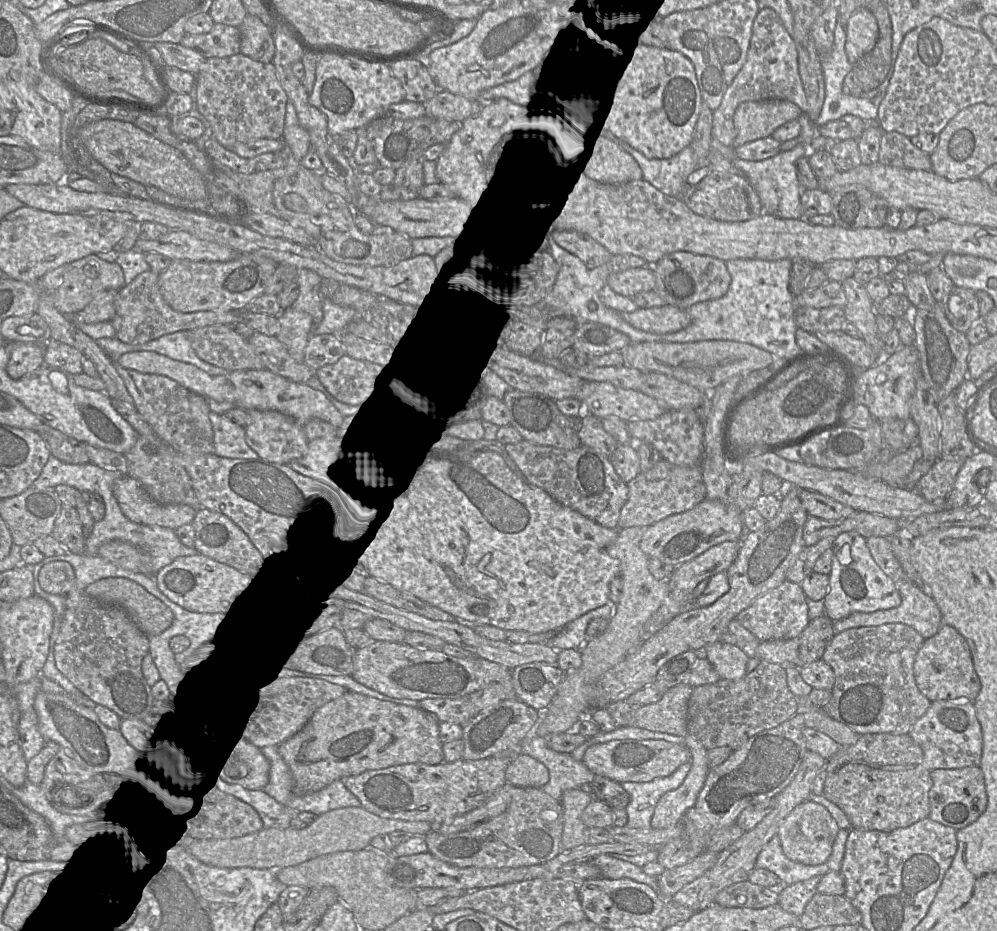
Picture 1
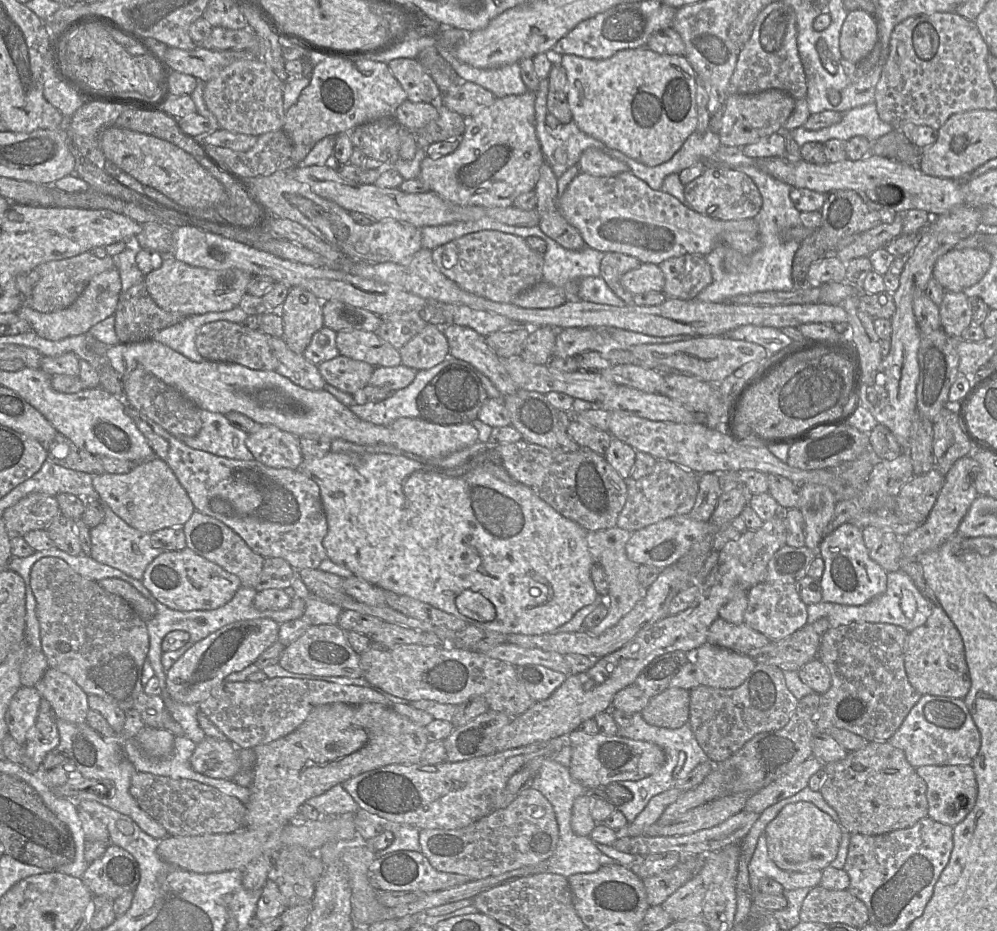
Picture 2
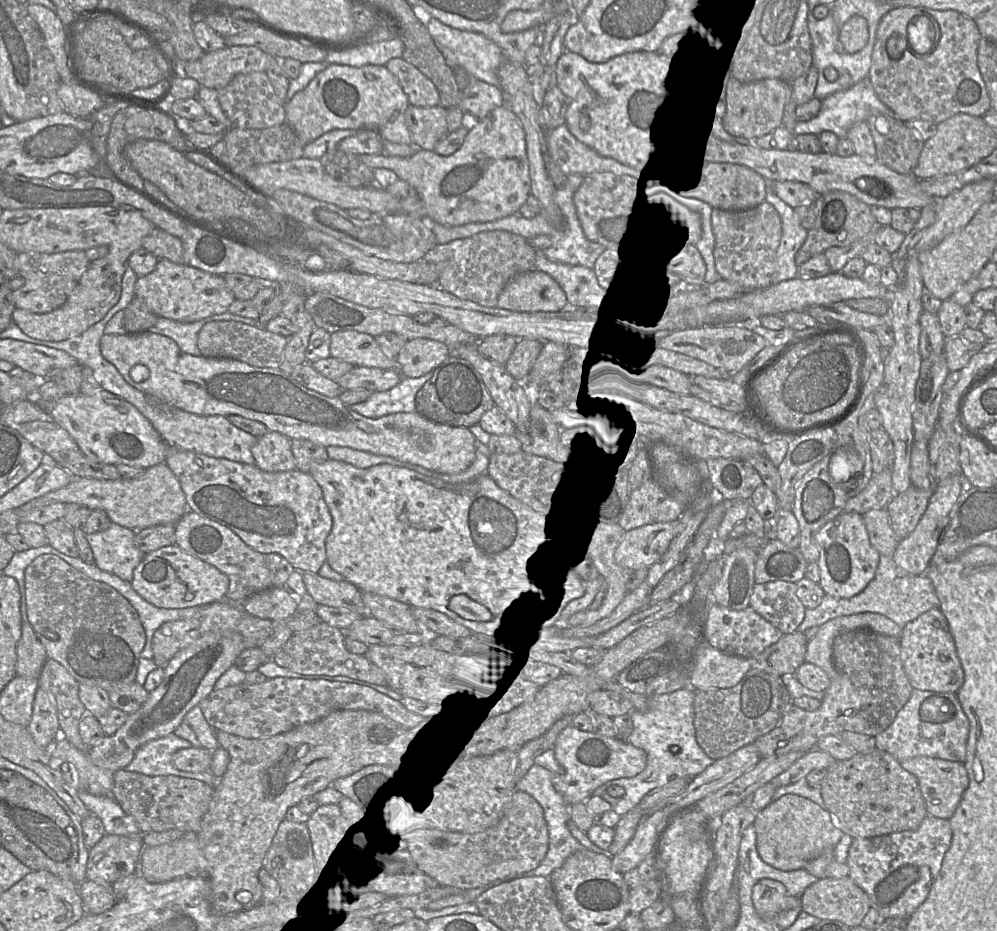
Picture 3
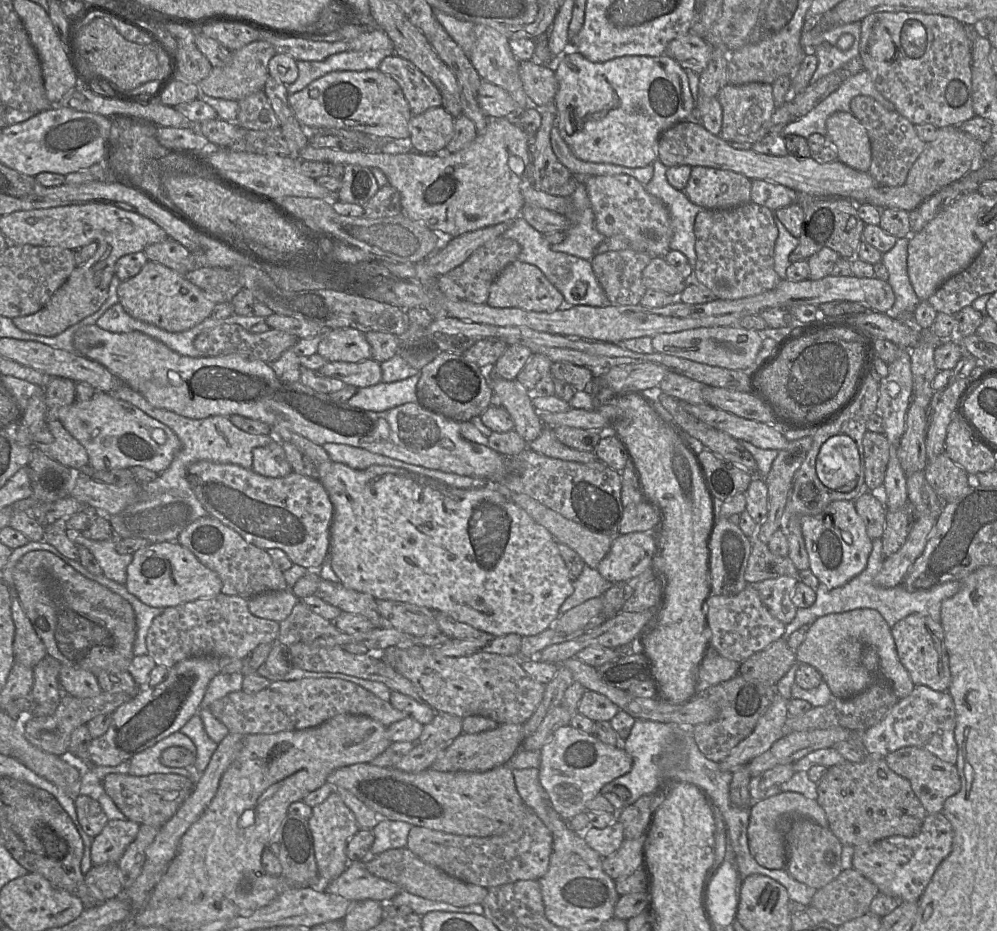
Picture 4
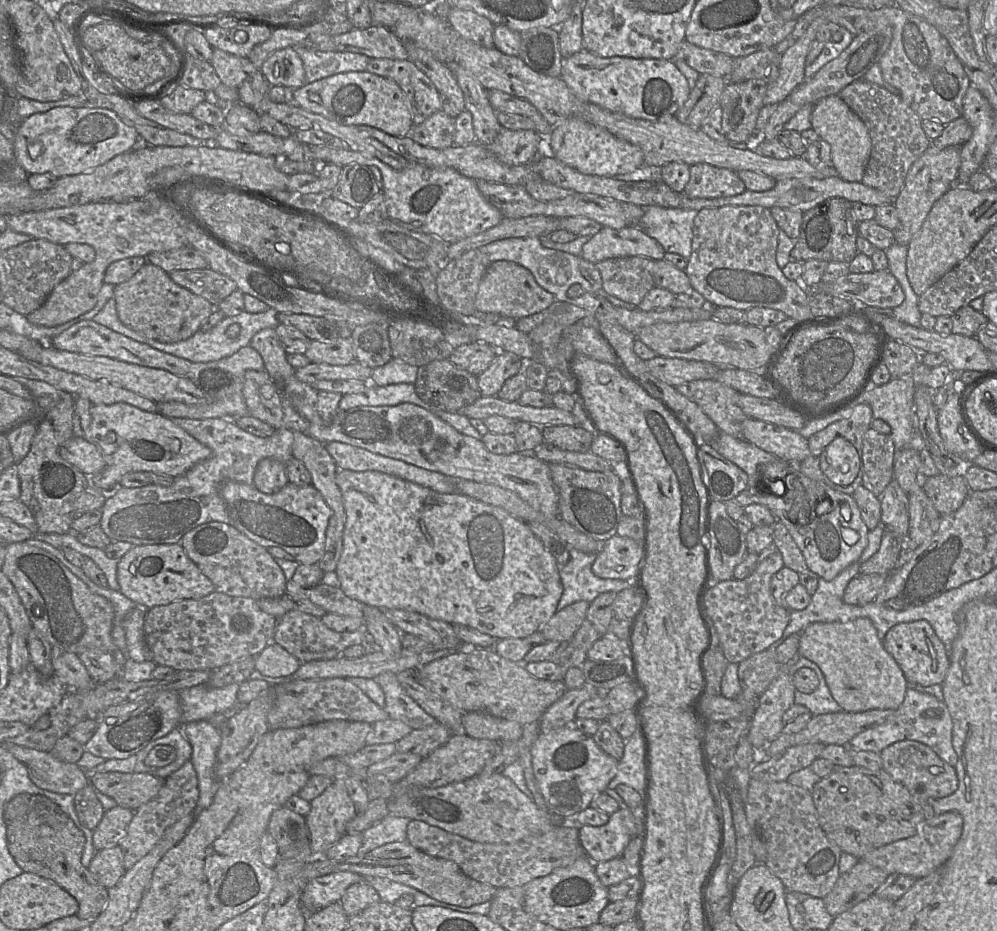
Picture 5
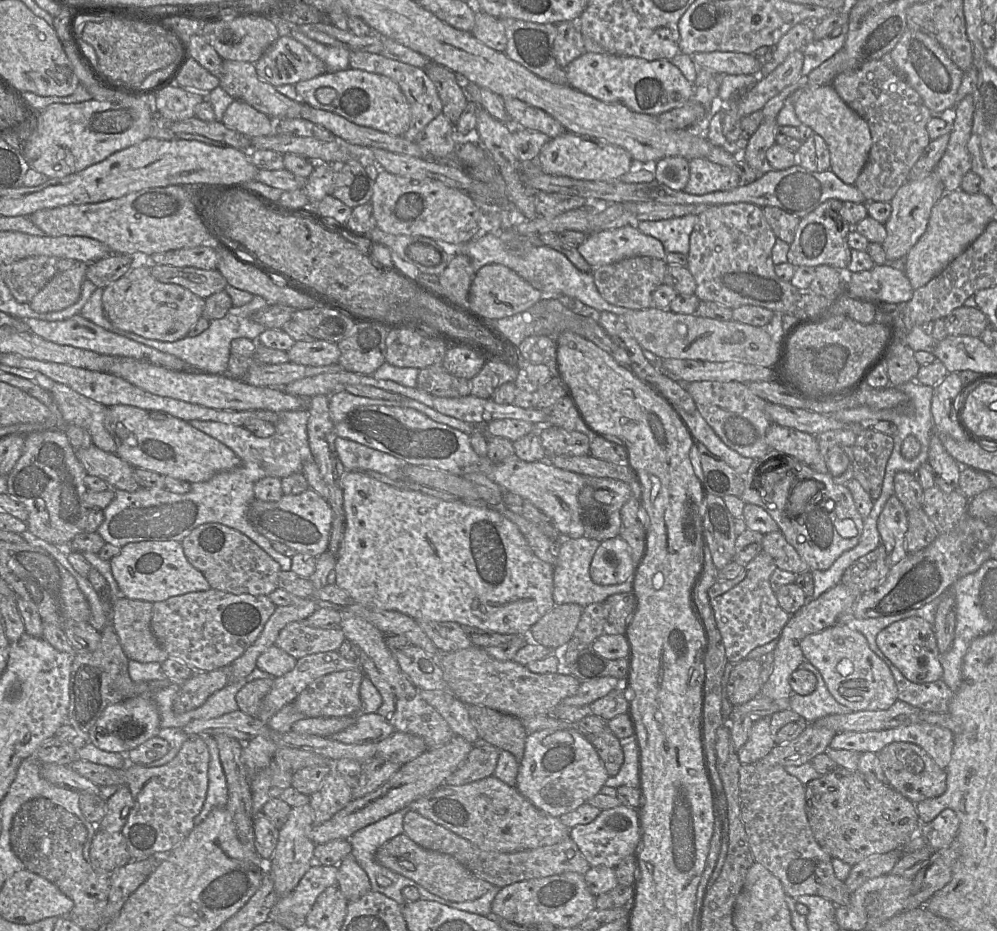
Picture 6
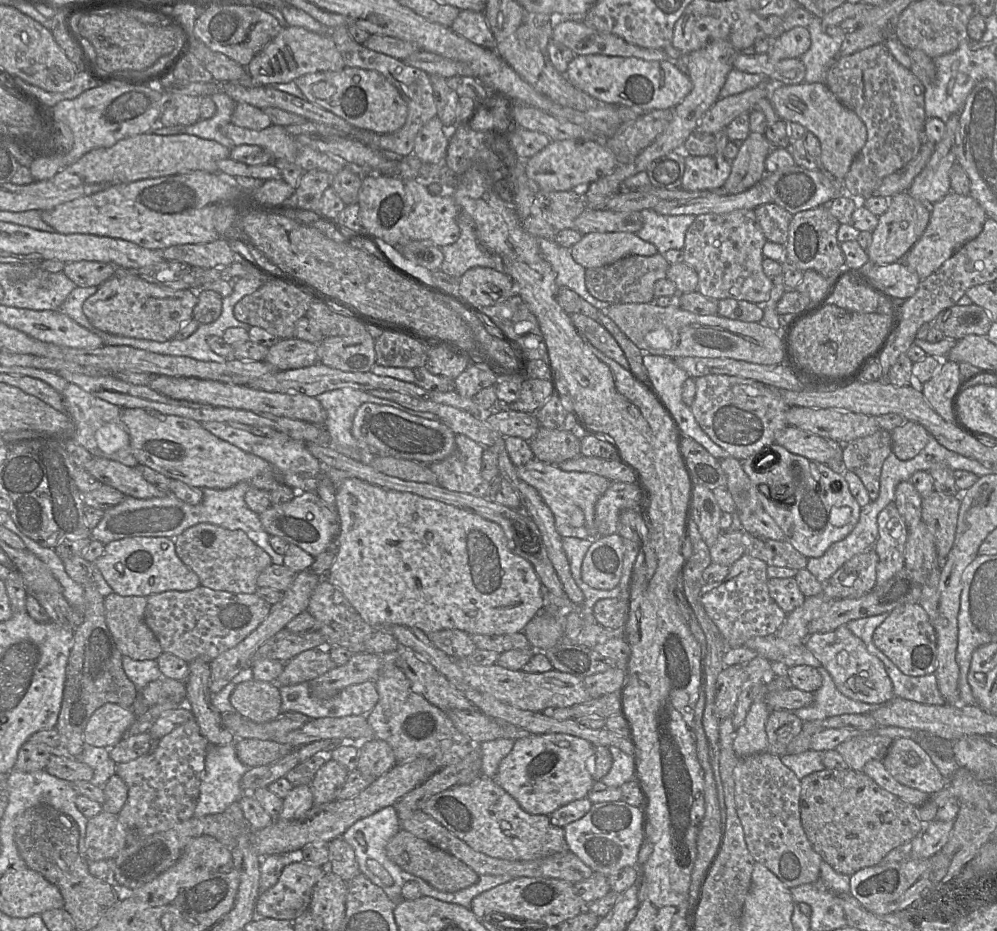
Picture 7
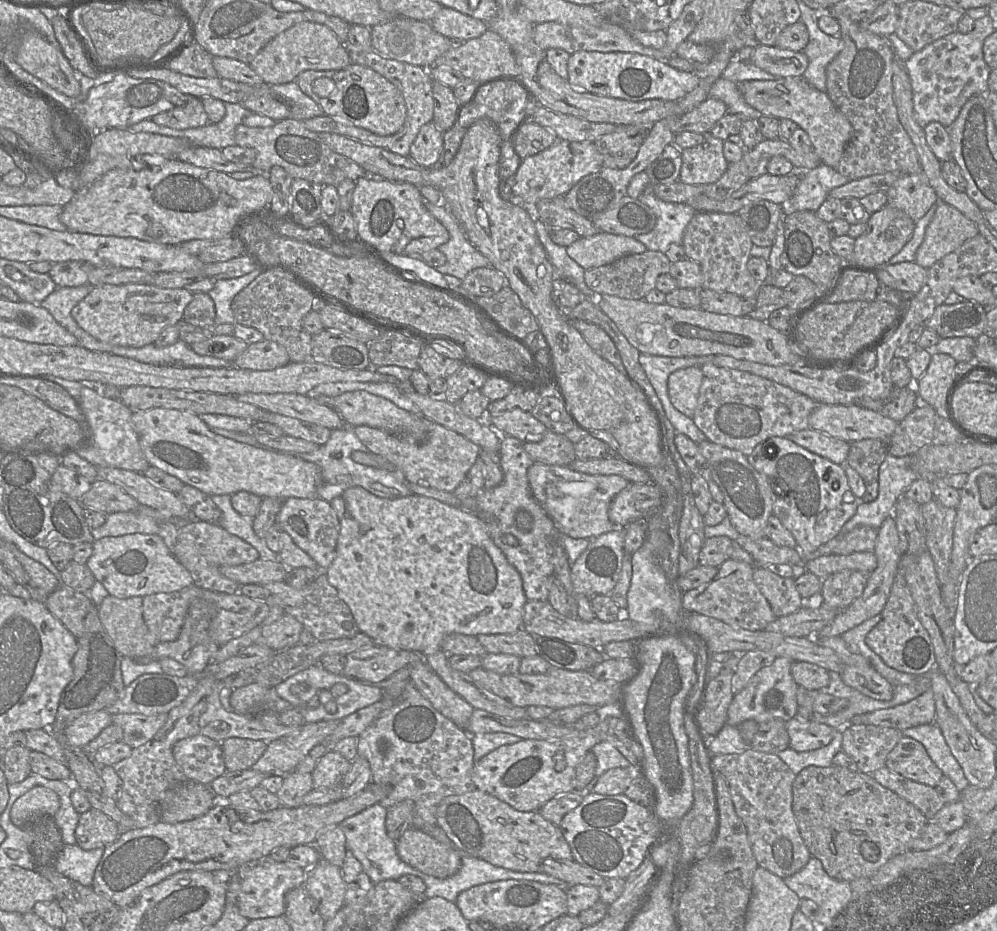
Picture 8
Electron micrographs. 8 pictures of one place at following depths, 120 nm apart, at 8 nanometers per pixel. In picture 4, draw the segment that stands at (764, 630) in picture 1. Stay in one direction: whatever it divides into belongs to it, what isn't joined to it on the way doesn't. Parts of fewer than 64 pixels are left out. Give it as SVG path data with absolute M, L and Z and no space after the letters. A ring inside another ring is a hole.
M780 576L752 585L771 615L787 625L795 618L798 609L792 602L798 581L799 579L795 577Z

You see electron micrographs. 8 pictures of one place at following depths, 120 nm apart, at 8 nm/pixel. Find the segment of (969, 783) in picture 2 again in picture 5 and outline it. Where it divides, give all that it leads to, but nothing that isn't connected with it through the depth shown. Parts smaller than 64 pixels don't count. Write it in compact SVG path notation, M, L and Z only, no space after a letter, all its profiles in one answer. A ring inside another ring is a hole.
M914 740L895 742L880 752L882 769L895 781L903 784L913 799L928 808L928 803L953 794L958 787L955 769L943 761L927 745Z

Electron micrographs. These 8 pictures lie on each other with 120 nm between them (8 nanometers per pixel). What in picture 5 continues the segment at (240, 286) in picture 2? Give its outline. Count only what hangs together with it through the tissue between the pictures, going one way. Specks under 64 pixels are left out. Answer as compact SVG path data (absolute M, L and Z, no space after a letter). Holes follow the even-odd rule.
M146 262L130 279L114 286L117 315L127 327L146 337L175 343L195 334L215 306L205 298L177 285L168 273Z

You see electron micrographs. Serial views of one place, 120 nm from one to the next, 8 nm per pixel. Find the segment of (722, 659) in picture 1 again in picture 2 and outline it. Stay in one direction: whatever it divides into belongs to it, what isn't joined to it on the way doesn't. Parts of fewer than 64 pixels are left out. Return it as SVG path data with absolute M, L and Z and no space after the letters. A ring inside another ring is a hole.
M706 643L696 655L701 671L701 685L731 689L740 686L753 671L755 660L744 654Z

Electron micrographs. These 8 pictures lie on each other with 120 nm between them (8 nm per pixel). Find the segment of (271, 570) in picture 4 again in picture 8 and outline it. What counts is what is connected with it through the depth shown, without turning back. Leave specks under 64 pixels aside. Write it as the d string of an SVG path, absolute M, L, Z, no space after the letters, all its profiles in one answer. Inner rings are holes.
M195 518L180 520L173 555L191 573L193 585L227 594L239 592L240 584L223 576L220 567L245 564L260 558L257 549L242 538L229 533L218 524Z

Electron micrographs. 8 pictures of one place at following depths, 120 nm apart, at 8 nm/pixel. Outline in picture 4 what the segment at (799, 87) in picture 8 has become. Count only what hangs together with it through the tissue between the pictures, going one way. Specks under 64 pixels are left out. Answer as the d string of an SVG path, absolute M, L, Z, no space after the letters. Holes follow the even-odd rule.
M835 112L826 120L826 138L837 151L838 161L868 172L871 147L866 129L851 112Z

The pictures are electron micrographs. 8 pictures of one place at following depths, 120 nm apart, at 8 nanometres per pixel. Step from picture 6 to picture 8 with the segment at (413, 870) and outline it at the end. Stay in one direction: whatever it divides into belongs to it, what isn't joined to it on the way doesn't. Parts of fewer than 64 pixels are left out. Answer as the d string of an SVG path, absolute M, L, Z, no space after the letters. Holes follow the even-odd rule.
M414 827L396 840L396 851L409 866L439 879L455 875L461 867L459 852L454 847Z

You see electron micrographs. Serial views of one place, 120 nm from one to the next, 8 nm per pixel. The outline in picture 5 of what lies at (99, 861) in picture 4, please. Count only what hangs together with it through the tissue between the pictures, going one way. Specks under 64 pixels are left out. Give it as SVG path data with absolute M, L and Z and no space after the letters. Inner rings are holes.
M115 806L105 811L99 825L93 830L93 845L97 850L117 845L127 833L134 811L122 806Z

